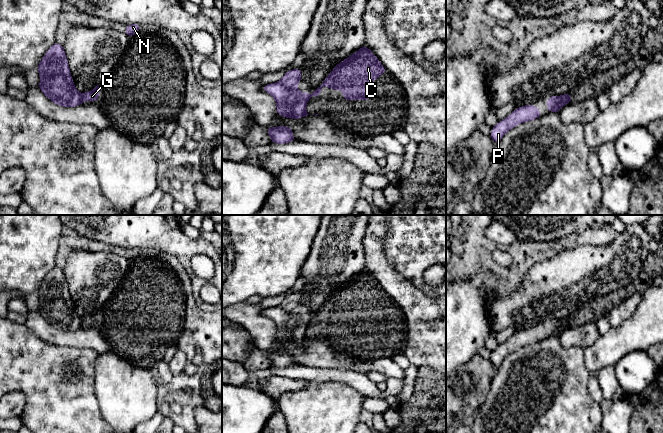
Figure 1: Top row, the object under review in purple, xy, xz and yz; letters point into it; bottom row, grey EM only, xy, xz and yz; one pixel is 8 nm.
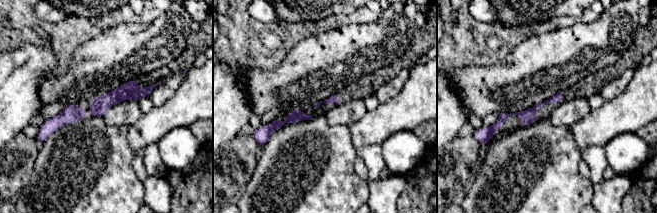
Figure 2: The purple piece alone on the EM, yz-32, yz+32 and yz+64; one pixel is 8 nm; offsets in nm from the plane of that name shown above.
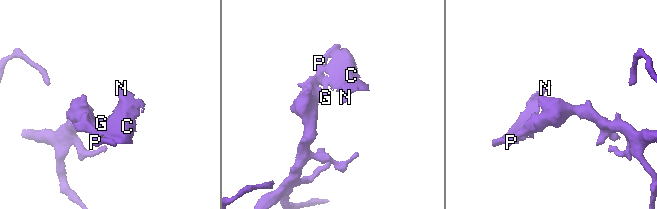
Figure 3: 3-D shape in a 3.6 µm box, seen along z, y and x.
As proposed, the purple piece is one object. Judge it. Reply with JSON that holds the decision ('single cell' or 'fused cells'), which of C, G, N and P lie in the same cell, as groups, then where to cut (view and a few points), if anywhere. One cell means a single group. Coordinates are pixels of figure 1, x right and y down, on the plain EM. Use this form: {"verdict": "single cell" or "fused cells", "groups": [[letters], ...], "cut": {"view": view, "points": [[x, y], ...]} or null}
{"verdict": "fused cells", "groups": [["C", "G", "N"], ["P"]], "cut": {"view": "xy", "points": [[80, 318], [82, 326]]}}

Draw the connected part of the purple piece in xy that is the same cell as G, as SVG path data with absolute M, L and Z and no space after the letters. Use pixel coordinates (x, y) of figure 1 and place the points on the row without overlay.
M97 309L93 314L82 317L82 327L84 325L98 325L99 324L99 309Z

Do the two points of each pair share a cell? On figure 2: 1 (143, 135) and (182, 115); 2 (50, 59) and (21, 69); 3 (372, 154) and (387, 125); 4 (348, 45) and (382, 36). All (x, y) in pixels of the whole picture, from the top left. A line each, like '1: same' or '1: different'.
1: same
2: same
3: different
4: same

